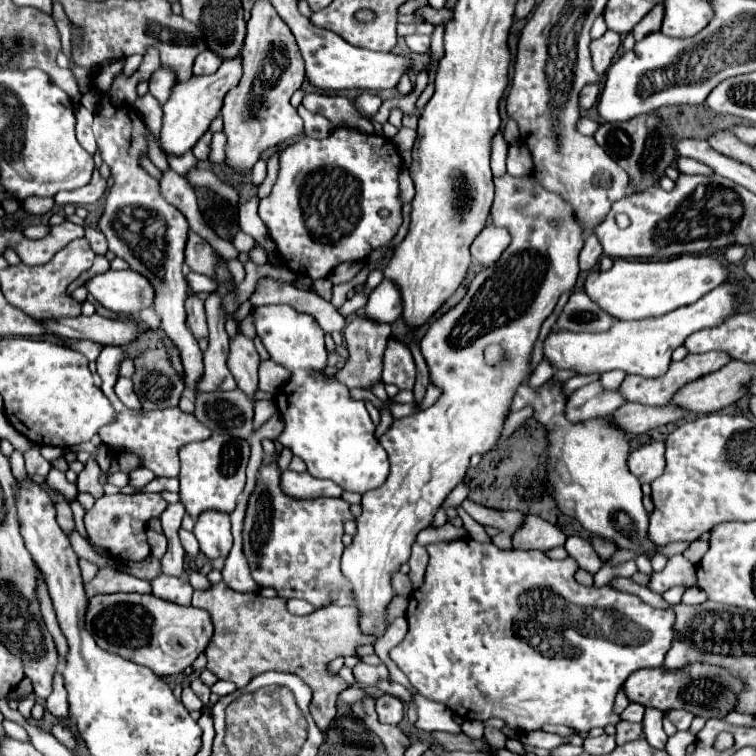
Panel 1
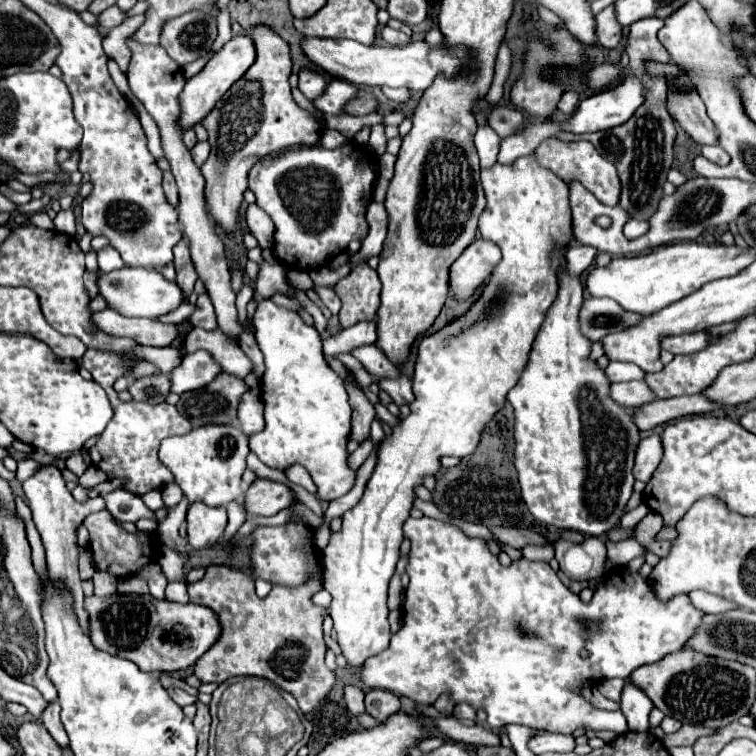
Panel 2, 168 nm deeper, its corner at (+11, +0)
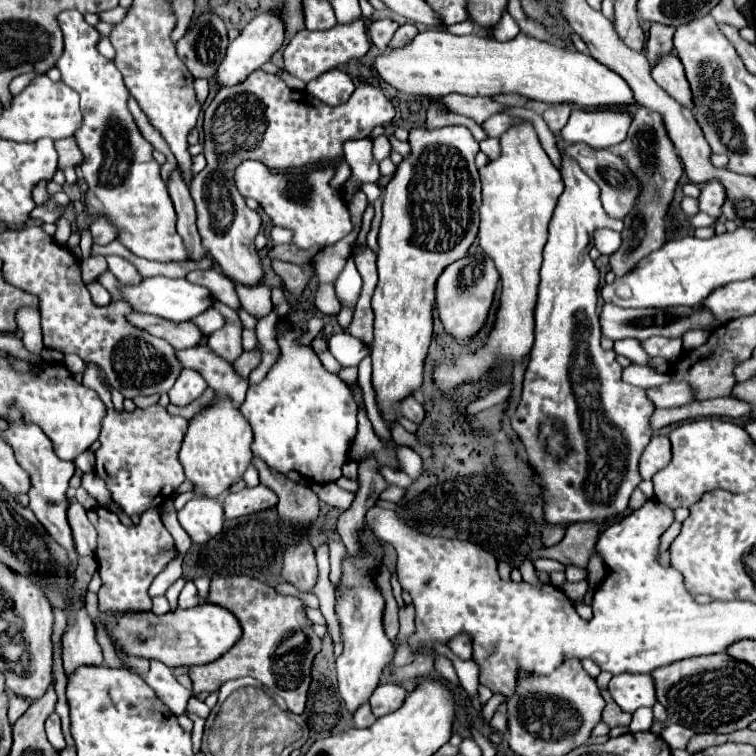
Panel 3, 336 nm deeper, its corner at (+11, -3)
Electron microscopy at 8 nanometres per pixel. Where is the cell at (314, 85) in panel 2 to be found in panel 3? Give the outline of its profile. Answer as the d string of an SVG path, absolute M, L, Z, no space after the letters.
M356 20L346 26L336 24L334 28L324 30L324 32L304 30L304 32L298 32L284 48L284 68L292 76L308 82L308 80L314 80L316 76L340 66L340 64L350 62L352 58L362 58L368 52L368 48L370 48L370 42L368 42L364 20Z

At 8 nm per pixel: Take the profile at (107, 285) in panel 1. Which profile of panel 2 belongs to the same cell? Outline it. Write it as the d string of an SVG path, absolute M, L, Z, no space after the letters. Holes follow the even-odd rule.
M124 267L98 275L98 289L110 309L126 317L158 317L182 303L182 291L174 281L166 281L162 273L142 267ZM156 313L156 315L154 315Z

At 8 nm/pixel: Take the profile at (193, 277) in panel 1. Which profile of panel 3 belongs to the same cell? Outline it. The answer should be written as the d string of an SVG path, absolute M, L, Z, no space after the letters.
M212 308L212 312L202 312L196 320L192 320L206 336L210 336L212 332L216 332L216 330L220 330L220 328L224 328L224 324L226 324L226 318L218 312L218 310L214 310Z

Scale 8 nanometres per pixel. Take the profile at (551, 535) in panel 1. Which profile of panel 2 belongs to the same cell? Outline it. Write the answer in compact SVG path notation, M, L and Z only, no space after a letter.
M546 543L546 545L526 545L522 549L524 559L530 561L550 561L554 557L554 545Z

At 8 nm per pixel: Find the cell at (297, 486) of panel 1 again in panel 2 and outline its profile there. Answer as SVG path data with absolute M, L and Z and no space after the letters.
M256 479L250 489L244 495L244 507L252 515L276 515L278 511L290 507L294 501L298 501L296 493L272 479Z

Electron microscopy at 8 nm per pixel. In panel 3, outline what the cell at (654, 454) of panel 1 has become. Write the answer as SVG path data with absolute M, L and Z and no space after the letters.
M654 436L640 458L642 480L652 480L652 476L658 470L666 468L670 464L670 460L672 460L672 448L670 448L668 436Z

